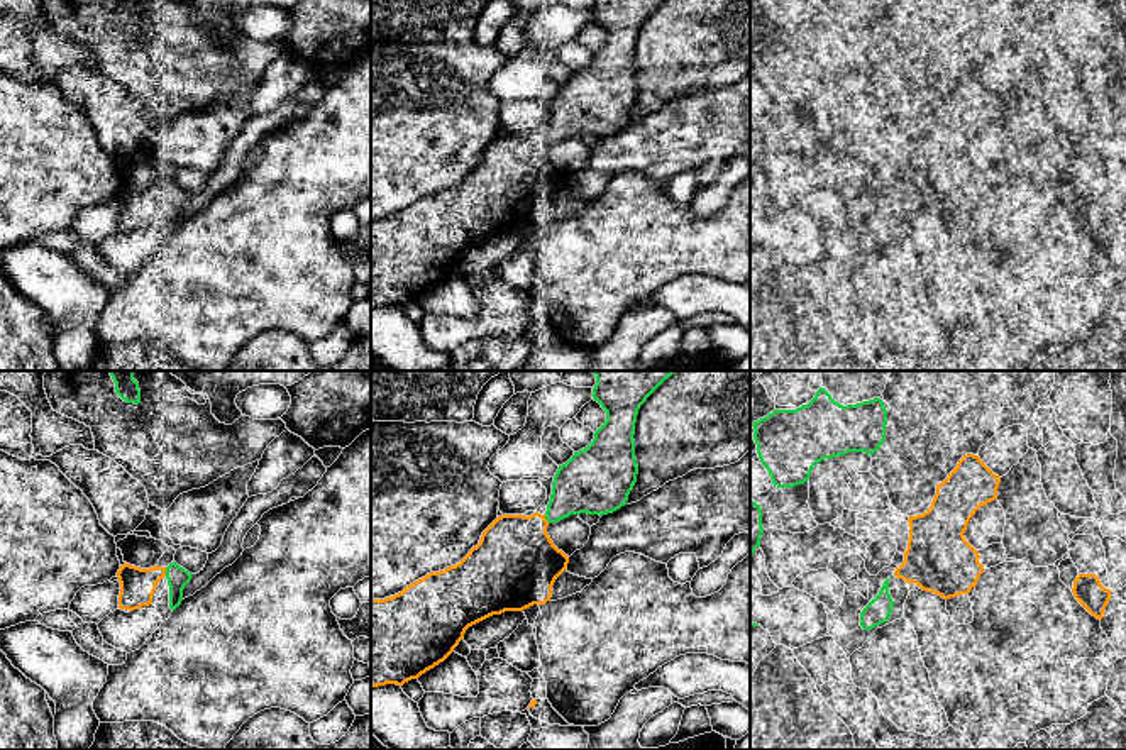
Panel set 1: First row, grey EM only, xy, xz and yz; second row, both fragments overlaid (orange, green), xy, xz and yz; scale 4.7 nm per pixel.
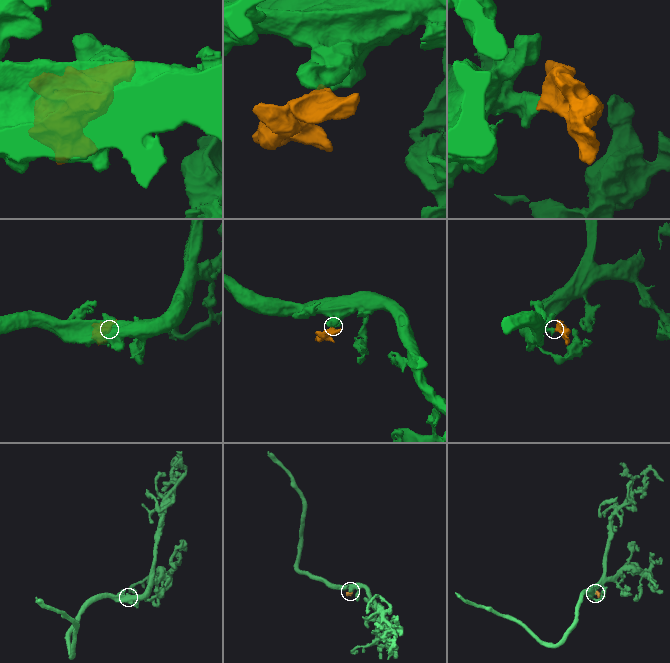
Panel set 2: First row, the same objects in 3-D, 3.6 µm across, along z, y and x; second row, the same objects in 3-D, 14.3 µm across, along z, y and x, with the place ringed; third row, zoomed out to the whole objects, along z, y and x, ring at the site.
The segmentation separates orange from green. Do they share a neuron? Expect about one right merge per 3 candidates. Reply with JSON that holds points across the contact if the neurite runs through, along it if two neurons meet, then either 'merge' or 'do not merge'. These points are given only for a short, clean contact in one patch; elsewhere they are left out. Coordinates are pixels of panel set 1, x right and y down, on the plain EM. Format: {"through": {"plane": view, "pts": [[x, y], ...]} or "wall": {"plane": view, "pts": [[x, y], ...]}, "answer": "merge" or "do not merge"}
{"answer": "merge"}

